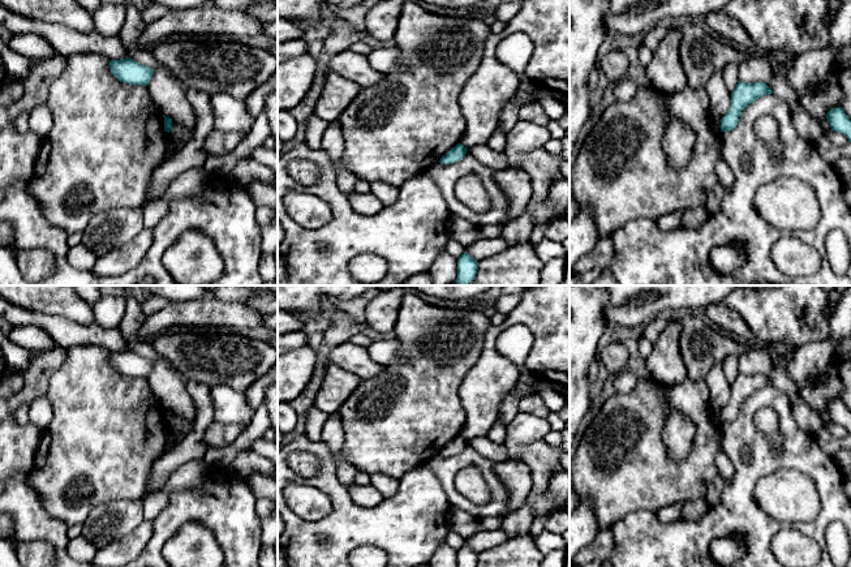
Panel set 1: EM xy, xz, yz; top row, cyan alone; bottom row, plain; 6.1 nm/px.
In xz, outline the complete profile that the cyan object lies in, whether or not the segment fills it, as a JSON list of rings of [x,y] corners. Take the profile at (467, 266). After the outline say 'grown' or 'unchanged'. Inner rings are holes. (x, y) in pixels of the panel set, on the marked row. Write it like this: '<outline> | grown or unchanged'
[[[464,253],[457,258],[457,278],[459,285],[468,285],[476,276],[478,262],[469,254]]] | unchanged

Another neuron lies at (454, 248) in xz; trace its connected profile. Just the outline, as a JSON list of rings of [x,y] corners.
[[[448,239],[444,250],[455,258],[459,258],[461,254],[464,254],[465,248],[456,240]]]

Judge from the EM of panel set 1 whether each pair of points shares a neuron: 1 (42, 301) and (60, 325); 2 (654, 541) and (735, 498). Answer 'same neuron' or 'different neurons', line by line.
1: different neurons
2: same neuron

